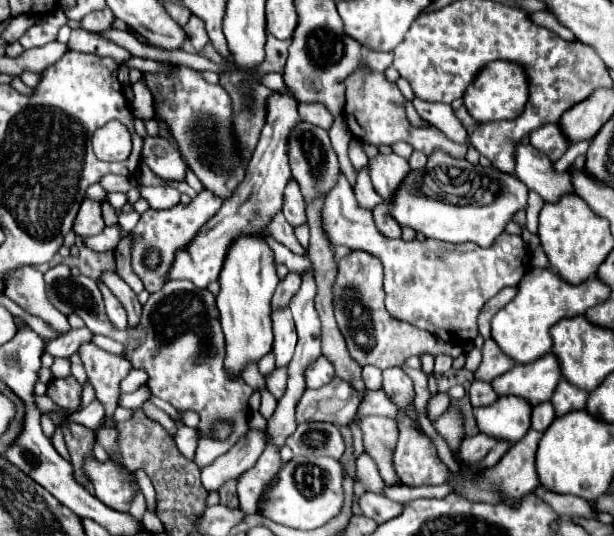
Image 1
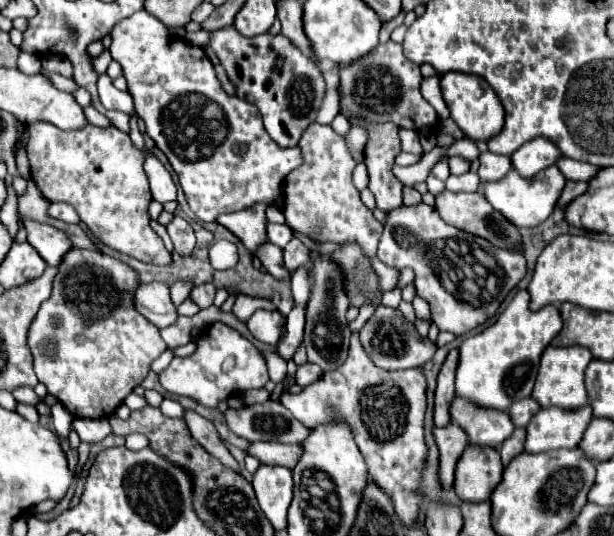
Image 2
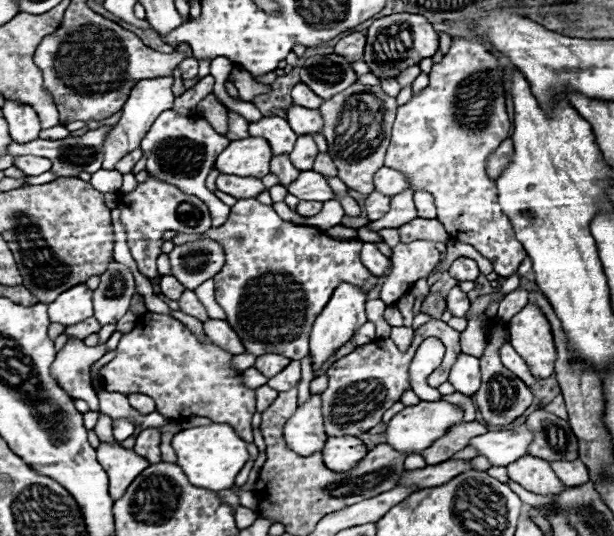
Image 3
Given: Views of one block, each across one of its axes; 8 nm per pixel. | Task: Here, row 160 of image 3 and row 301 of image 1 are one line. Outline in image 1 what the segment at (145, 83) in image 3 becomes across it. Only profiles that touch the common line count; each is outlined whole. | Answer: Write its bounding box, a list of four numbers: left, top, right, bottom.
[100,284,126,330]

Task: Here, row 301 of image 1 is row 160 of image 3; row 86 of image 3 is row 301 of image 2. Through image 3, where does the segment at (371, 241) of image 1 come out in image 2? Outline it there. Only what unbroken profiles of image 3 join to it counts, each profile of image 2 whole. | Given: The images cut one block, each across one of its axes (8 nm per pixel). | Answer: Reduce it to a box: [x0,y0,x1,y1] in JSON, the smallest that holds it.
[378,204,526,336]

